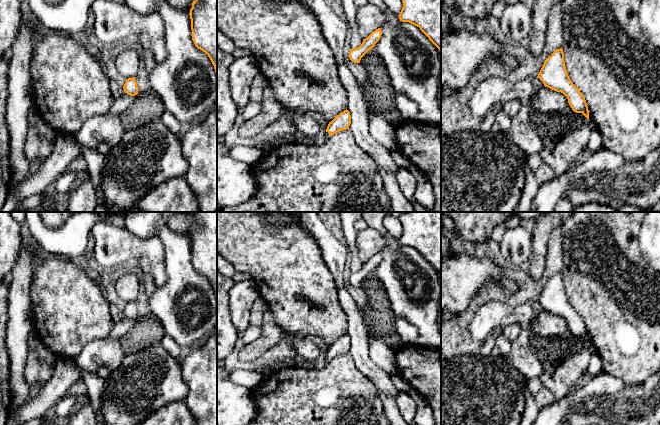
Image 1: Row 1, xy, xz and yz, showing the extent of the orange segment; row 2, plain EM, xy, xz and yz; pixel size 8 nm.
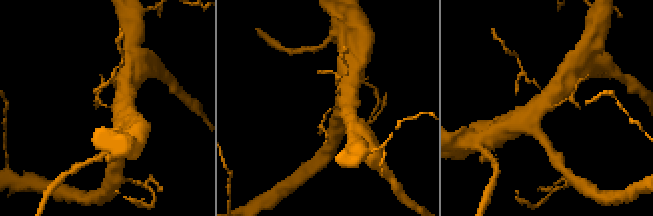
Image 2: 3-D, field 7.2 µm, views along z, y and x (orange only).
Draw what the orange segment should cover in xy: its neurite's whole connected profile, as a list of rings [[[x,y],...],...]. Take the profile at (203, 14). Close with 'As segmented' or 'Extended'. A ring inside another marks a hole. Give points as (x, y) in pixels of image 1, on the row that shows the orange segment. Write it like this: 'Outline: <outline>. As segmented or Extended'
Outline: [[[195,0],[190,9],[192,40],[210,58],[217,75],[217,0]]]. As segmented

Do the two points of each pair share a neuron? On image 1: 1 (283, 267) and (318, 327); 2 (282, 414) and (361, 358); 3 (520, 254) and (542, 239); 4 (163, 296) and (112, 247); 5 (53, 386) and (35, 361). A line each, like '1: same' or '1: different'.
1: same
2: different
3: different
4: different
5: different

